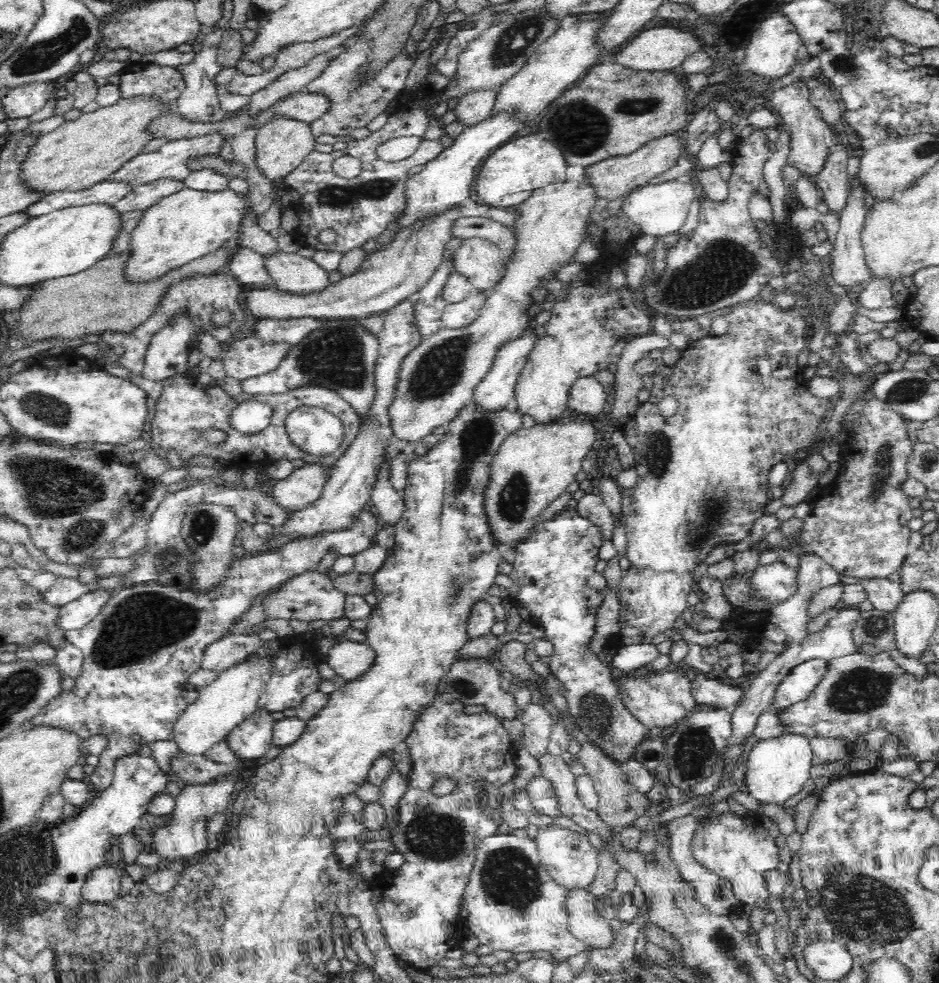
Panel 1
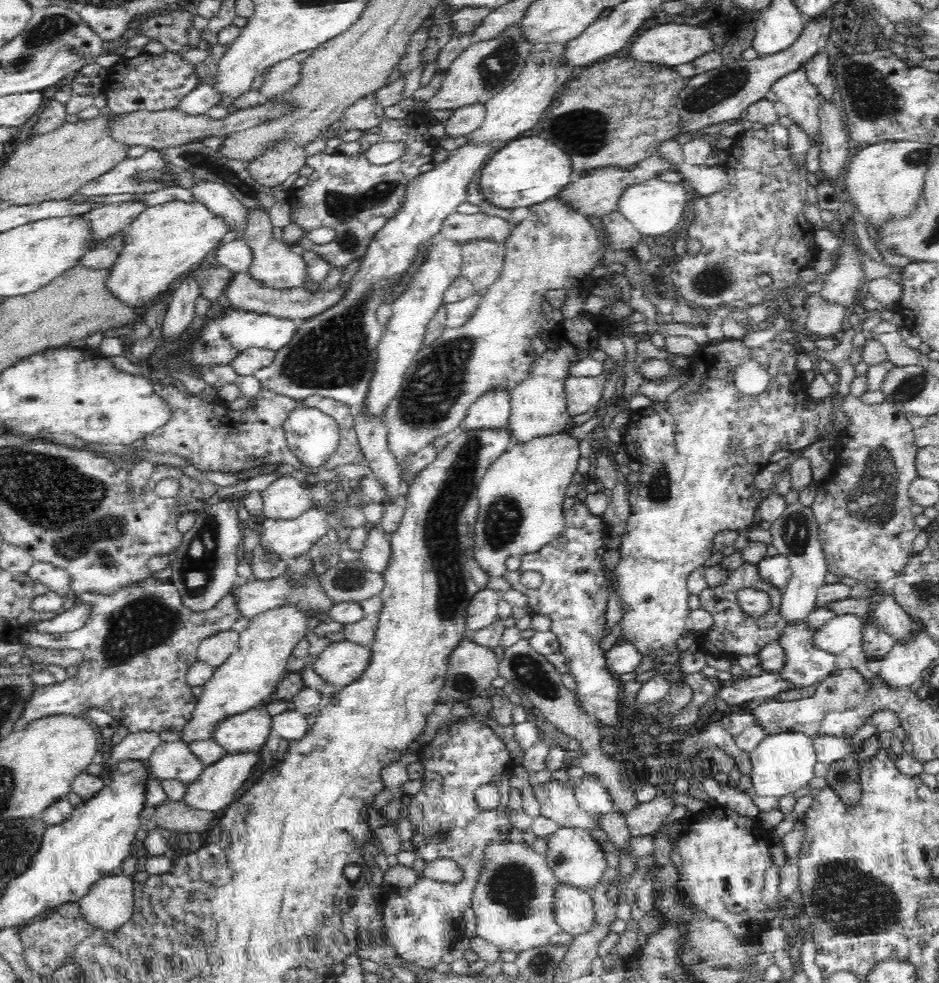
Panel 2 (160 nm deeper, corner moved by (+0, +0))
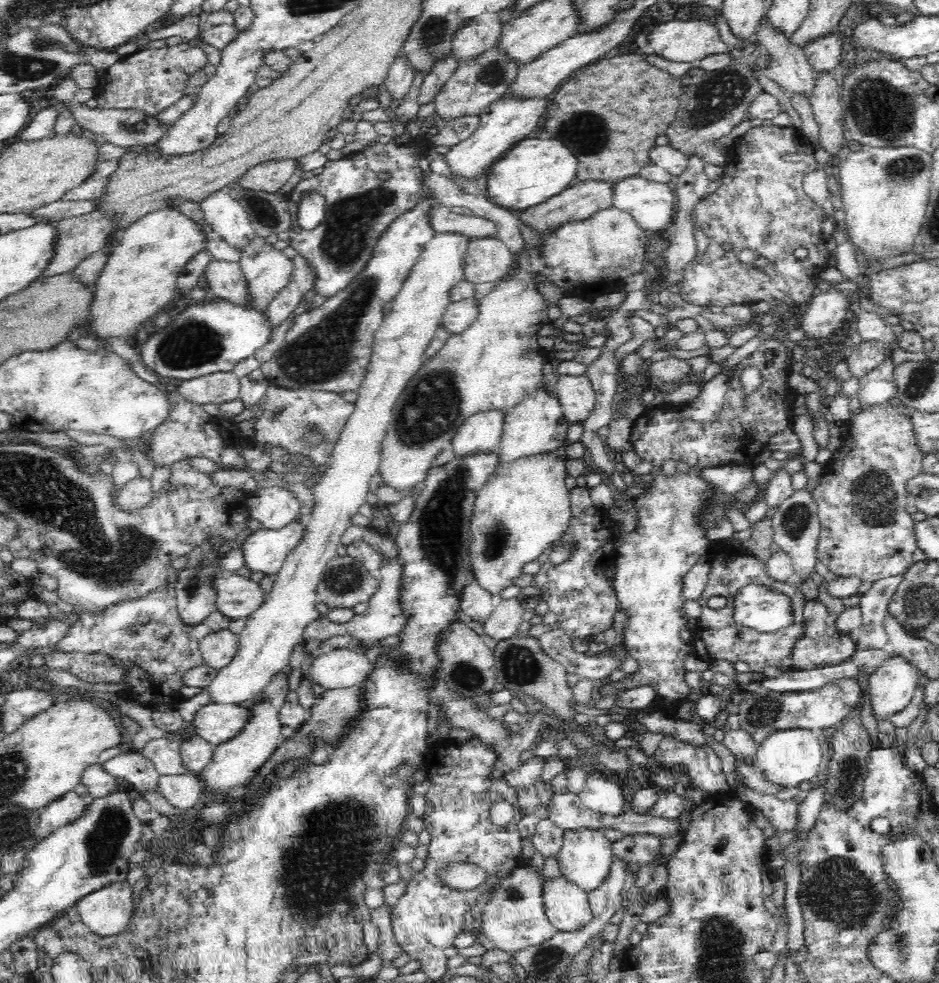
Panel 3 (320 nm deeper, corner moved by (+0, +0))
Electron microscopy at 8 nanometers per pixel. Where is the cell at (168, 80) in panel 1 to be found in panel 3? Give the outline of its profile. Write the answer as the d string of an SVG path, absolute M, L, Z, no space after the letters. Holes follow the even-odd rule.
M183 44L164 48L144 49L131 56L121 58L100 75L95 99L98 108L142 110L150 116L157 116L182 98L191 74L208 64L202 49Z

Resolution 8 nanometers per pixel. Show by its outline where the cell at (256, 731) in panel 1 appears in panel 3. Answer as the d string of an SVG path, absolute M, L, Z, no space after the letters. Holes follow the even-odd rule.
M208 703L196 712L193 725L196 734L216 747L243 734L250 718L248 707Z

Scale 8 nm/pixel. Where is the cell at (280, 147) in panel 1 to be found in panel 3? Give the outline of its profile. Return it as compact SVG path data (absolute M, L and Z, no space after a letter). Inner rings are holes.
M295 158L268 159L249 168L240 177L242 189L262 190L269 193L278 191L298 168Z

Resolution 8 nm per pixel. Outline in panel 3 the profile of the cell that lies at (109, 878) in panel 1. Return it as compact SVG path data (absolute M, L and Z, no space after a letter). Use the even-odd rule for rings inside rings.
M126 879L108 883L76 902L82 922L99 936L126 931L134 914L134 890Z

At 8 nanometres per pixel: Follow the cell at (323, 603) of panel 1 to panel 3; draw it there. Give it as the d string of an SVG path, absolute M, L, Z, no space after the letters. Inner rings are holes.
M222 570L214 580L217 589L217 610L232 620L246 619L267 602L269 594L260 583Z

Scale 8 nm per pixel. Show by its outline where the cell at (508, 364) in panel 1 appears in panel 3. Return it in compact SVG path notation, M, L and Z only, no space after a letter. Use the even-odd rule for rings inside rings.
M496 409L476 411L457 428L449 447L458 458L498 450L505 418L506 413Z

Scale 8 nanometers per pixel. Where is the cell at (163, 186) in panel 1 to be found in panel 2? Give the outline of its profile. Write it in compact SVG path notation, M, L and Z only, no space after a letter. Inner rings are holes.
M126 200L126 202L110 202L94 207L84 217L92 221L94 244L100 244L107 236L126 230L136 217L144 212L146 202L142 200Z

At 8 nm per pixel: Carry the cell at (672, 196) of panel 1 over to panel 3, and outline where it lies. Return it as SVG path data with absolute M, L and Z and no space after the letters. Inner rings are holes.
M638 175L626 177L615 183L613 206L627 212L642 230L660 232L672 229L677 196L672 183L658 183Z

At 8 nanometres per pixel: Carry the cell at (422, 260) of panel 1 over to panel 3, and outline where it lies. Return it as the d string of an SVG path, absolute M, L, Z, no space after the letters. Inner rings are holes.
M212 260L204 270L202 279L210 298L224 299L243 307L254 302L248 291L248 279L244 277L239 263Z

